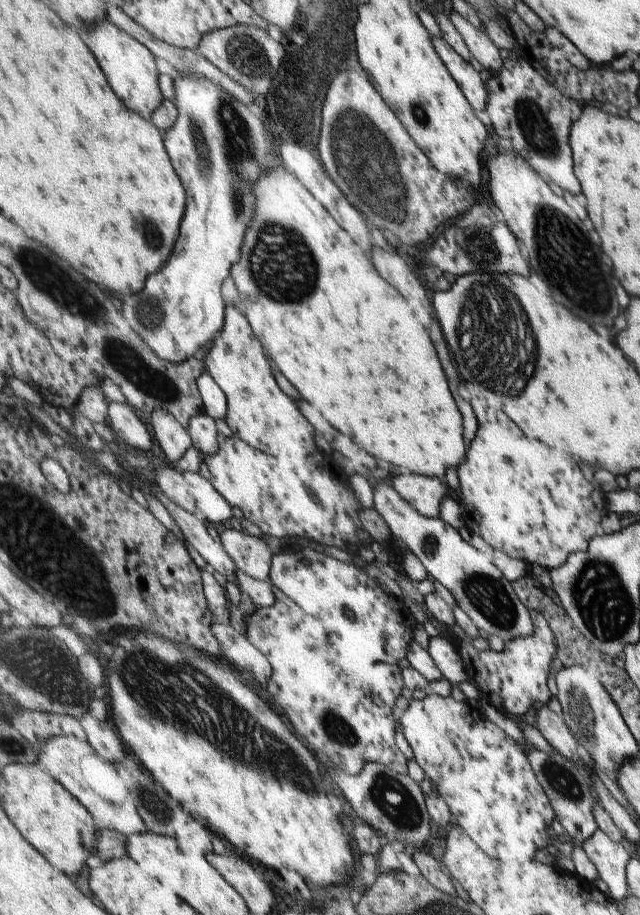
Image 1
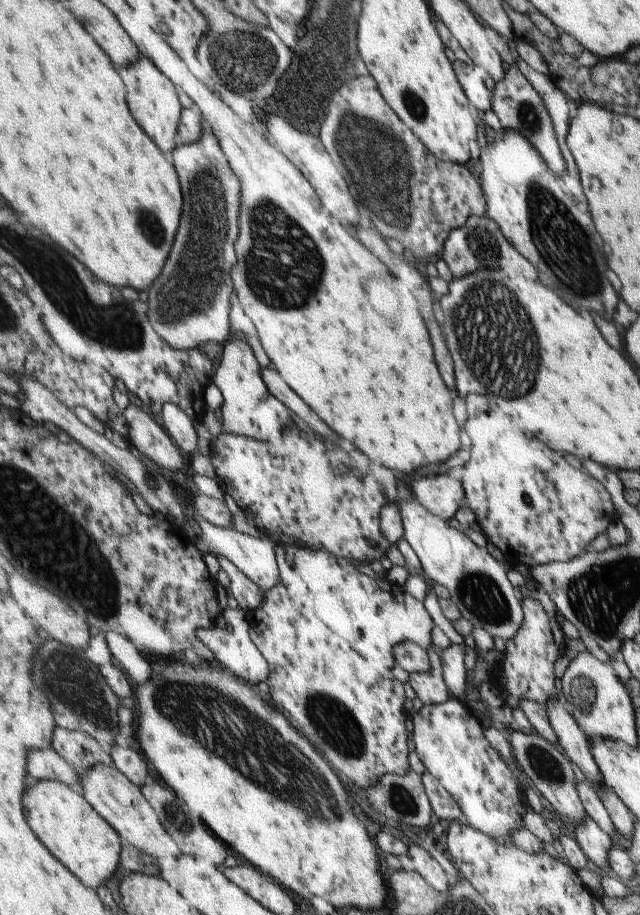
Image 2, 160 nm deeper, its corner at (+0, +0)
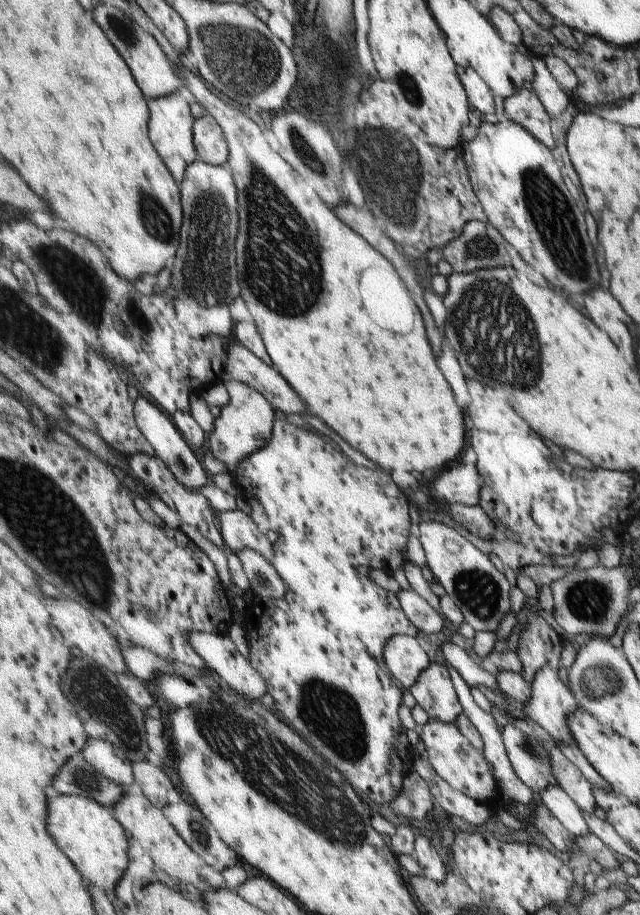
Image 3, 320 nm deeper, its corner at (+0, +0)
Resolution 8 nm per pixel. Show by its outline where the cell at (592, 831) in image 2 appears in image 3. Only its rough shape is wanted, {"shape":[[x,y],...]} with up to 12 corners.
{"shape":[[559,785],[545,787],[543,804],[575,837],[589,826],[579,805]]}

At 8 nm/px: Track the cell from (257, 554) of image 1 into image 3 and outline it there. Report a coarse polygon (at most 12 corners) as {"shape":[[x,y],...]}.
{"shape":[[235,555],[261,598],[285,598],[287,585],[266,557]]}

